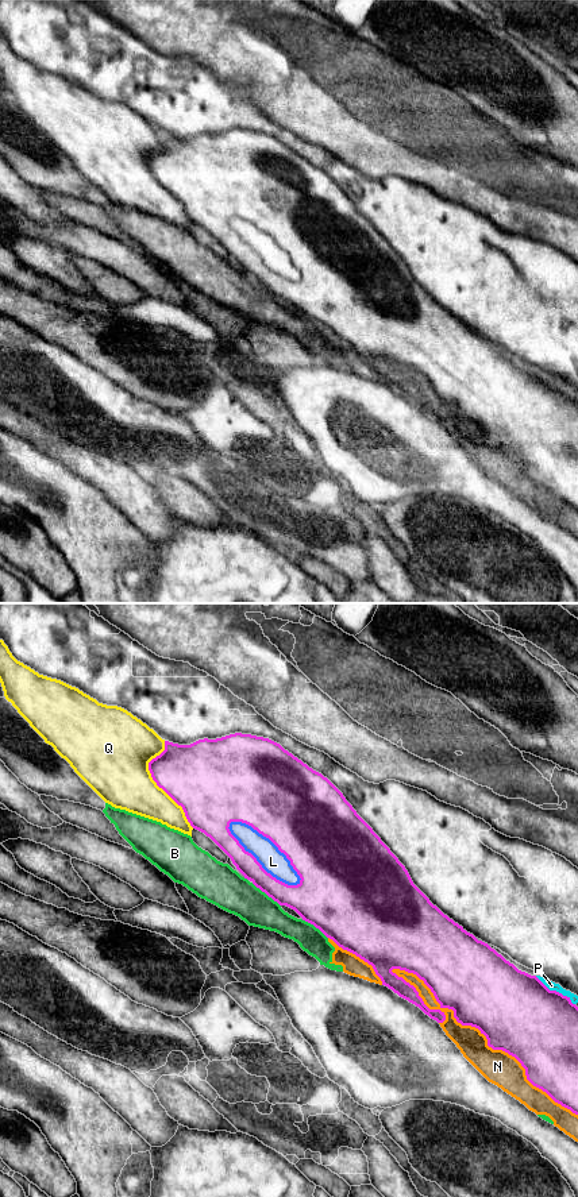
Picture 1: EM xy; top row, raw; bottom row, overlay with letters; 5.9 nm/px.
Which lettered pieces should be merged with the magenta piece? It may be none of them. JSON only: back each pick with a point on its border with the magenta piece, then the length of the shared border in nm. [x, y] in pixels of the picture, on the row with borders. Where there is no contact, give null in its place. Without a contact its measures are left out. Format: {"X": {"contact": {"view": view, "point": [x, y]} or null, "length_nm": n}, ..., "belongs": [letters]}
{"L": {"contact": {"view": "xy", "point": [259, 864]}, "length_nm": 550}, "belongs": ["L"]}

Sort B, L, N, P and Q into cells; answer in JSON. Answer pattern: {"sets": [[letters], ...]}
{"sets": [["B"], ["L"], ["N"], ["P"], ["Q"]]}

